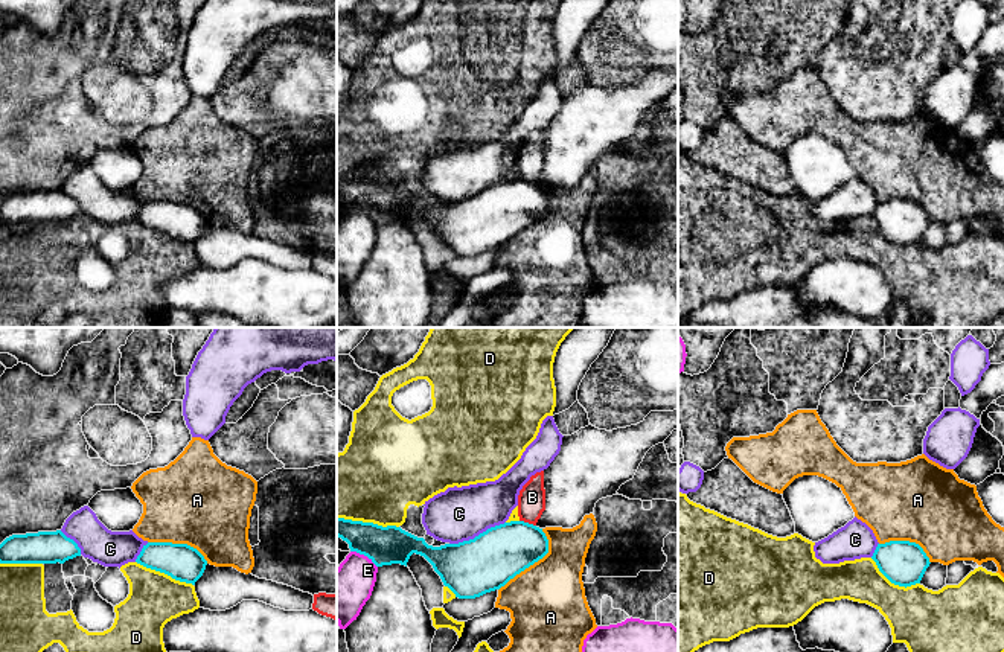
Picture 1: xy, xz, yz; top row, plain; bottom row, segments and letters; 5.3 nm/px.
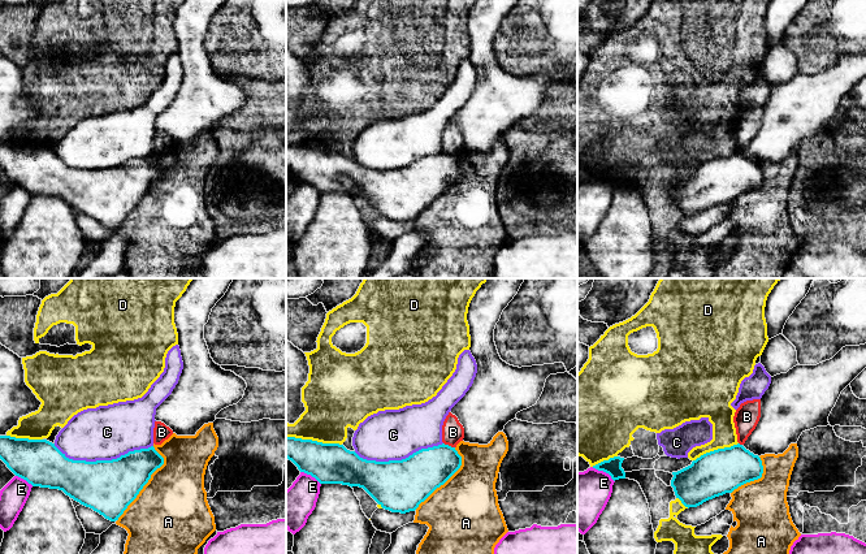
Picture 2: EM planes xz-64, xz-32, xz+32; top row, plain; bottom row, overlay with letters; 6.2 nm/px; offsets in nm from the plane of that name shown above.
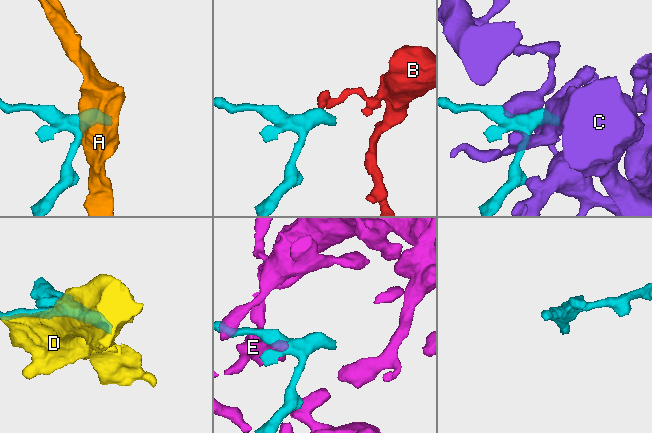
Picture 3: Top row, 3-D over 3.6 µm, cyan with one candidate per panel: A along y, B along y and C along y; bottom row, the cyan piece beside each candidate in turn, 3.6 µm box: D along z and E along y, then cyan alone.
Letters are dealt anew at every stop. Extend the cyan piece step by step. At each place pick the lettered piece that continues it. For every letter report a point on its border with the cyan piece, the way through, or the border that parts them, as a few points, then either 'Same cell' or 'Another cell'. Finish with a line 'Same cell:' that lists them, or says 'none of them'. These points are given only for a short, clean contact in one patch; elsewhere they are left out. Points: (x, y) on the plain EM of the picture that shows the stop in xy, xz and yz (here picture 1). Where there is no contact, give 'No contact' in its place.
A: Touches cyan at xz (533, 221). Another cell
B: Touches cyan at xz (527, 182). Boundary: xz (520, 178), (535, 185). Another cell
C: Touches cyan at xz (479, 194). Another cell
D: Touches cyan at xz (367, 182). Another cell
E: Touches cyan at xz (364, 214). Another cell
Same cell: none of them

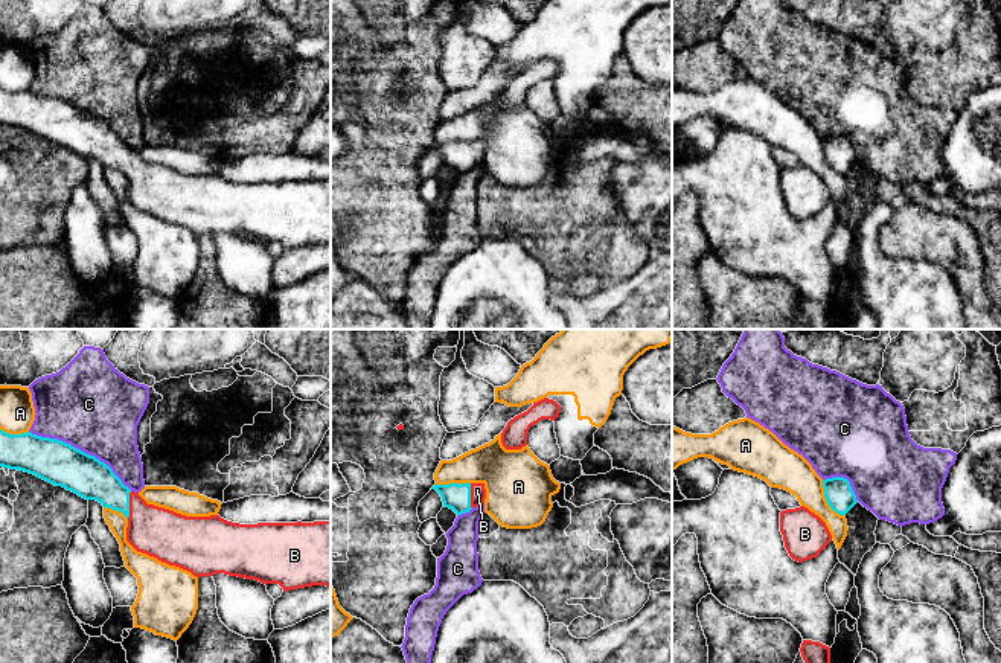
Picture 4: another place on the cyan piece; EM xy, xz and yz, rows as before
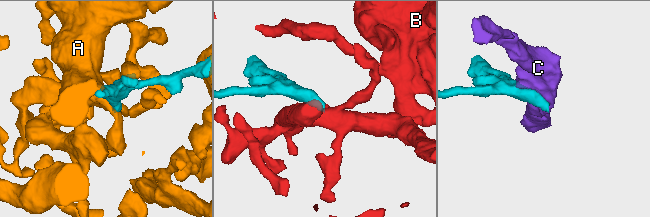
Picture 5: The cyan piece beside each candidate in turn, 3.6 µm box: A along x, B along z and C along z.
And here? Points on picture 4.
A: Touches cyan at yz (826, 157). Another cell
B: Touches cyan at xy (128, 163). Same cell
C: Touches cyan at xy (79, 108). Another cell
Same cell: B

